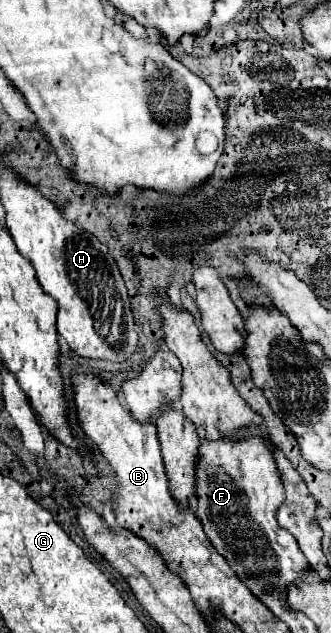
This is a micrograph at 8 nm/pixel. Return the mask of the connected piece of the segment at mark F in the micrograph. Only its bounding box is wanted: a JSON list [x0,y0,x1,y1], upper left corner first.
[195,425,309,593]

